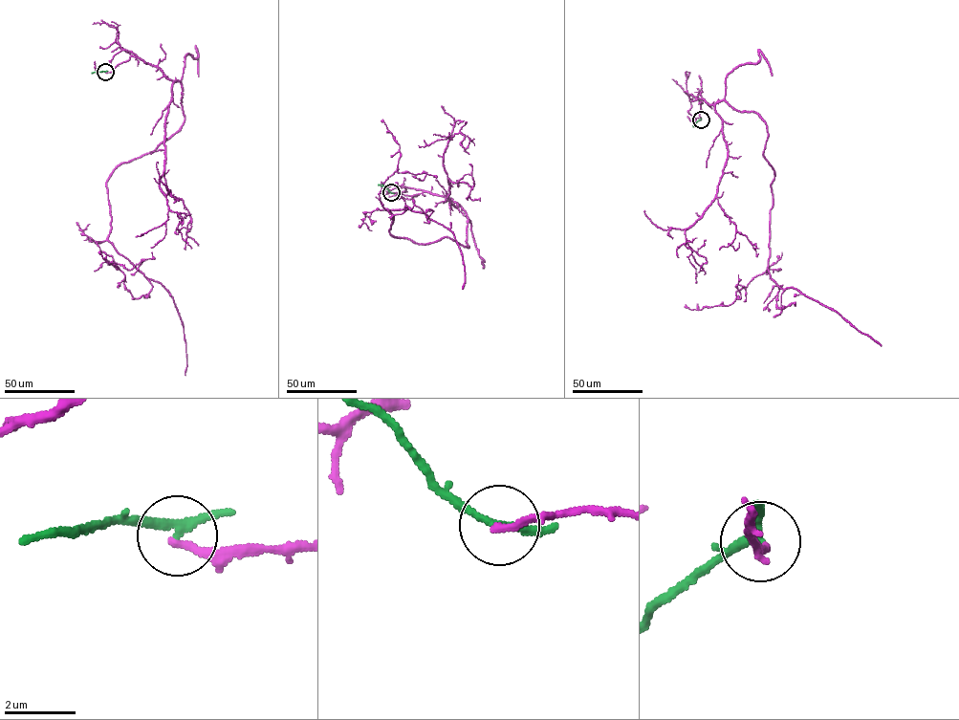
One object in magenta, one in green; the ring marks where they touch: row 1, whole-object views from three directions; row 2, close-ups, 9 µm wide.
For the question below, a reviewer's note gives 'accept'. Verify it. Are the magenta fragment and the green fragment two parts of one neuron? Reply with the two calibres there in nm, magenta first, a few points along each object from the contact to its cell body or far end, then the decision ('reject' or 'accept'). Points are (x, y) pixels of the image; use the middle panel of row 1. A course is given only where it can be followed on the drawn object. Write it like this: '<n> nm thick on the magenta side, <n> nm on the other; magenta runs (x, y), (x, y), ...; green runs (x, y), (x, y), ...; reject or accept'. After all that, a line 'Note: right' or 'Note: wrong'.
240 nm thick on the magenta side, 200 nm on the other; magenta runs (391, 192), (463, 208), (468, 247), (389, 230), (390, 210), (408, 208), (453, 232), (462, 289); green runs (391, 192), (378, 185); reject
Note: wrong

